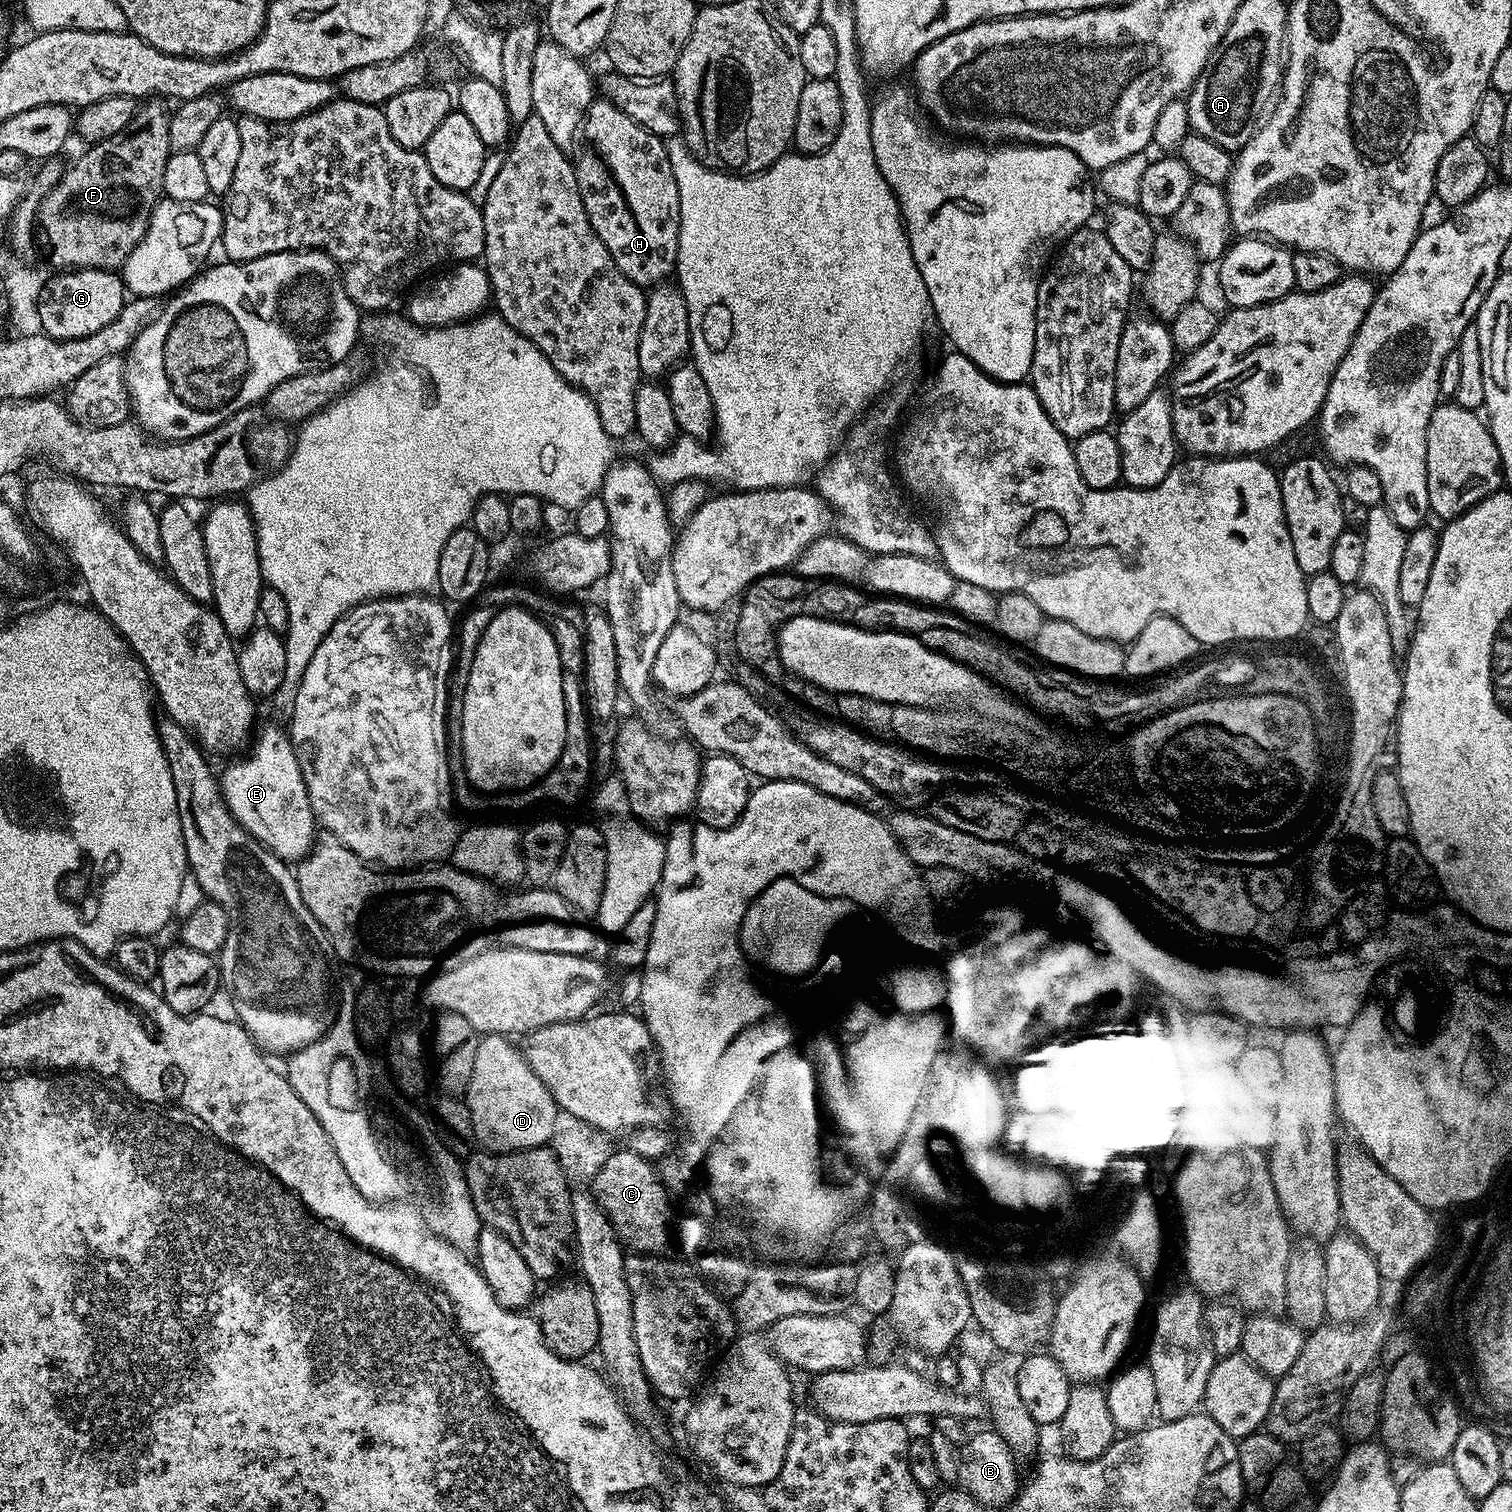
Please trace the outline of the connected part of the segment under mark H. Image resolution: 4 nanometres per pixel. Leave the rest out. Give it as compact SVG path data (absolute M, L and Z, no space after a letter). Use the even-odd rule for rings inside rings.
M596 98L593 99L592 104L588 107L588 113L584 116L584 123L580 125L578 143L574 148L574 167L576 169L576 181L580 187L580 193L582 194L582 202L586 206L586 214L594 226L598 238L602 238L606 250L610 250L610 258L614 258L618 270L622 270L622 274L626 274L626 278L630 278L630 282L634 282L641 286L655 286L661 282L667 281L669 277L673 275L676 267L678 238L680 237L680 199L678 198L678 182L674 182L674 170L670 170L667 143L665 143L661 137L655 136L650 130L638 126L638 122L634 122L634 118L630 118L630 114L626 114L616 104L611 104L610 101L603 98Z

